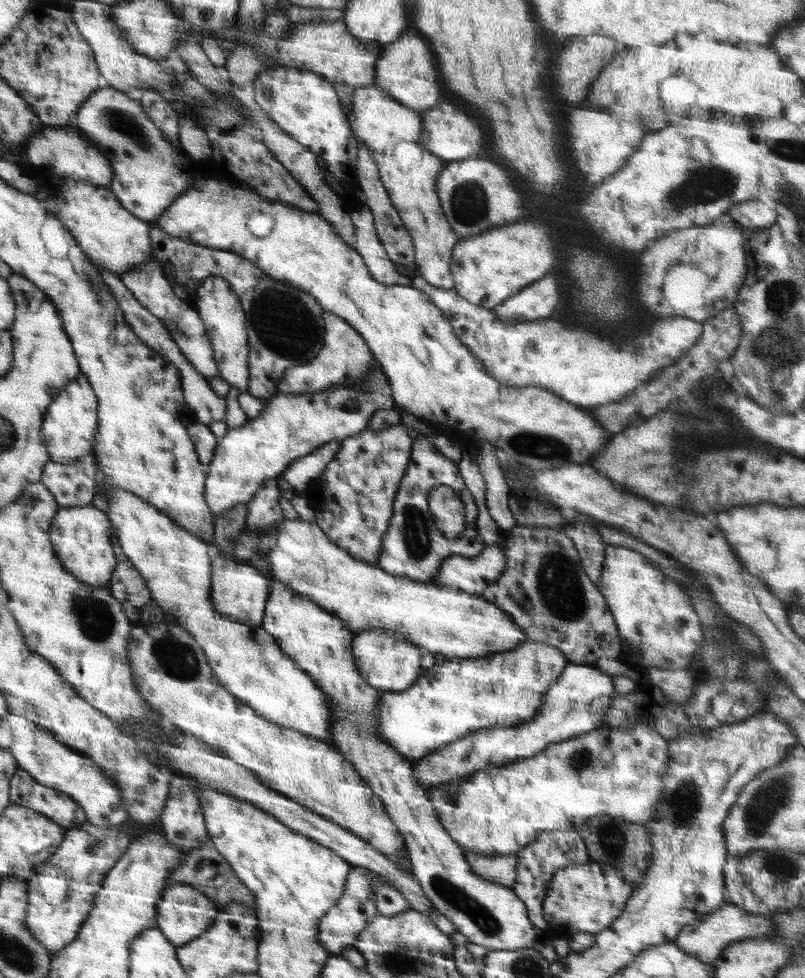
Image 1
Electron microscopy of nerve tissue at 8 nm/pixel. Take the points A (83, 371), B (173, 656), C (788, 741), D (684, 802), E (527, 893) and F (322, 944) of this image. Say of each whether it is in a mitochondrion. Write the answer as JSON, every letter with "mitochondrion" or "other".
{"A":"other","B":"mitochondrion","C":"other","D":"mitochondrion","E":"other","F":"other"}

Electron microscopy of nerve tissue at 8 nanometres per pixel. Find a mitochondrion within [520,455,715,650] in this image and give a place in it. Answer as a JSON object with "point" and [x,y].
{"point":[557,584]}

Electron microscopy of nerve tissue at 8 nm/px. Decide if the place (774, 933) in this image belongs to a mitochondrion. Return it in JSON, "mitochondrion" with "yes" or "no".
{"mitochondrion":"no"}

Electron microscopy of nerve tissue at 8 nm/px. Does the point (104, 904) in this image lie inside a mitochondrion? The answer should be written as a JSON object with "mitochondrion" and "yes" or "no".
{"mitochondrion":"no"}

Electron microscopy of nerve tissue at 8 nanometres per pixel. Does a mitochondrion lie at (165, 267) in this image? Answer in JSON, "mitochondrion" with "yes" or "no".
{"mitochondrion":"no"}

